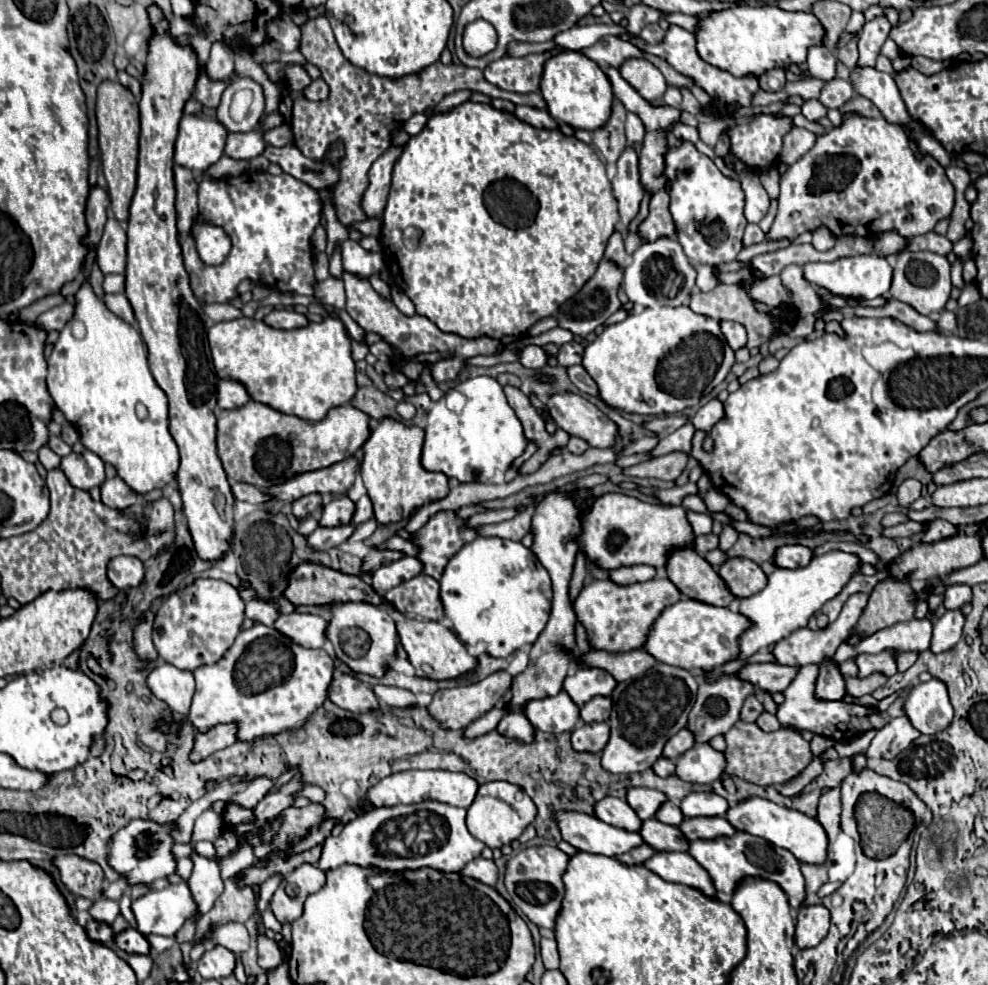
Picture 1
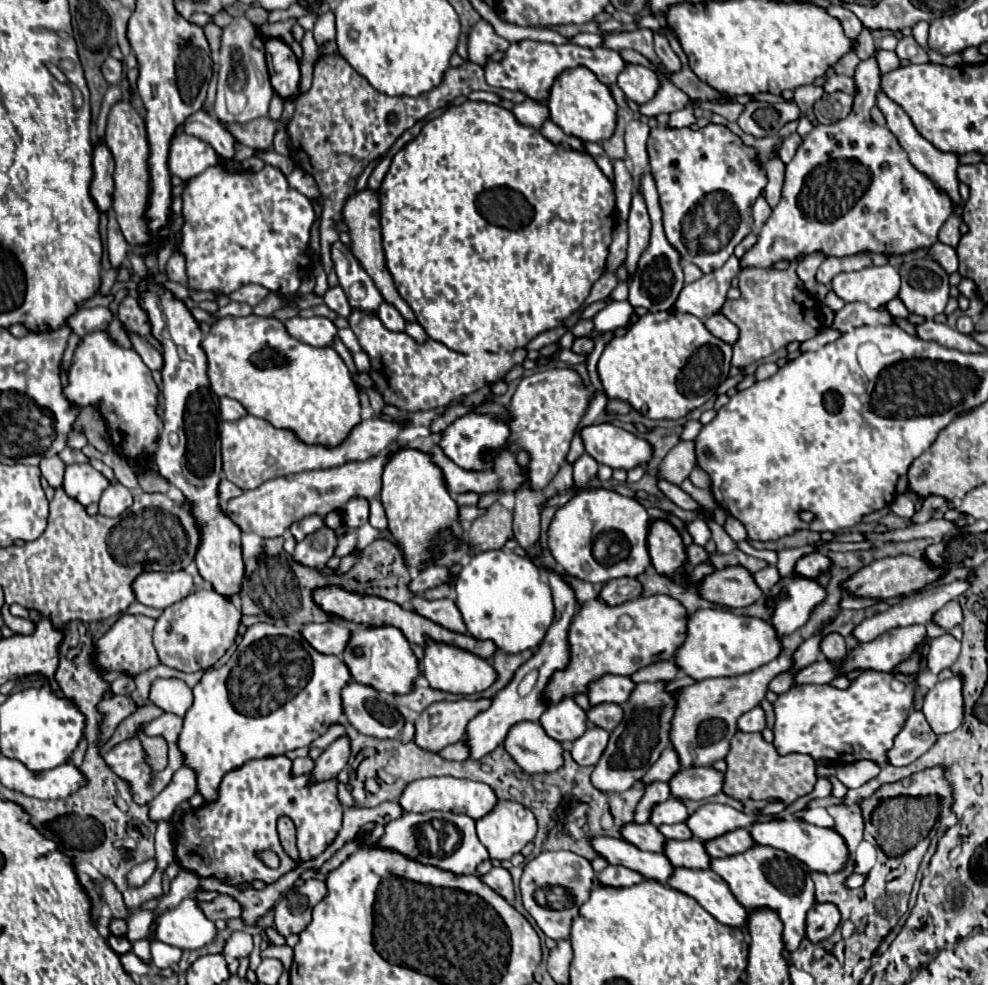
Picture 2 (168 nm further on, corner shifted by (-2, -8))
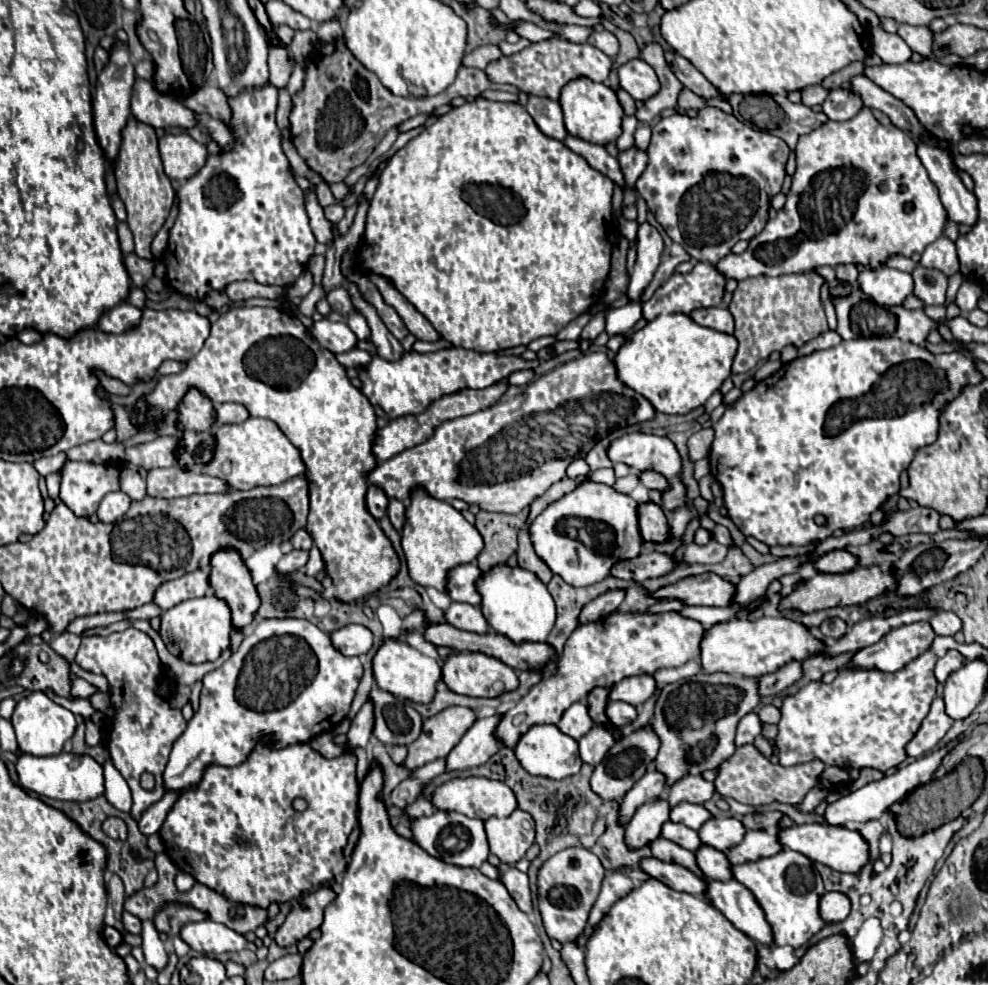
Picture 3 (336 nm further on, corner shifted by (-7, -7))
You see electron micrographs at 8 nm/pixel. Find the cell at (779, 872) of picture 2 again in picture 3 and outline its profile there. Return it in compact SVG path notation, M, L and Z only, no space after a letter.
M784 848L782 852L770 858L734 866L732 872L734 872L734 878L742 882L764 908L766 918L774 930L776 946L788 944L792 948L800 948L816 932L820 932L826 926L826 922L820 918L820 912L818 912L818 902L820 902L820 896L824 894L824 884L812 860L808 860L804 854Z

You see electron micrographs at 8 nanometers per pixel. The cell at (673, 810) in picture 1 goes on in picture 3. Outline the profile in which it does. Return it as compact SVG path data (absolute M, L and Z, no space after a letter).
M666 822L662 826L662 834L660 836L668 838L670 842L676 842L678 846L682 846L682 848L686 848L690 852L696 852L702 846L696 830L684 826L684 824L676 824L676 822Z

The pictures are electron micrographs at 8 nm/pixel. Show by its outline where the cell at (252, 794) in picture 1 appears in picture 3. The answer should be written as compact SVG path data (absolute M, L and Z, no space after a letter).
M328 732L328 734L320 734L310 741L310 745L319 750L320 754L326 756L326 758L342 756L342 754L348 750L346 744L338 744L338 746L336 746L332 738L334 738L332 732Z

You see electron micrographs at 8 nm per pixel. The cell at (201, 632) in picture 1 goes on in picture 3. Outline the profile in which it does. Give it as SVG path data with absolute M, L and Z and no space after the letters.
M214 594L184 600L160 616L160 636L166 648L180 660L192 664L216 660L230 646L230 632L232 632L230 608L224 600L216 598Z

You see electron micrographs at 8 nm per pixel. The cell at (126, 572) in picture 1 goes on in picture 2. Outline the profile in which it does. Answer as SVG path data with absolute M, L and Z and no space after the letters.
M145 571L143 575L135 577L131 589L135 591L135 599L139 603L165 609L193 591L193 579L185 571L173 571L173 573Z

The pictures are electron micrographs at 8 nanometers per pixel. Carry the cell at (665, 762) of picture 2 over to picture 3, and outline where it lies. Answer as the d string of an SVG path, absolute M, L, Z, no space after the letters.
M646 772L644 778L640 778L640 782L636 782L636 786L632 786L632 790L628 790L628 794L624 796L624 800L620 802L620 826L626 826L634 812L644 804L644 802L654 802L662 792L664 792L666 780L660 772Z

